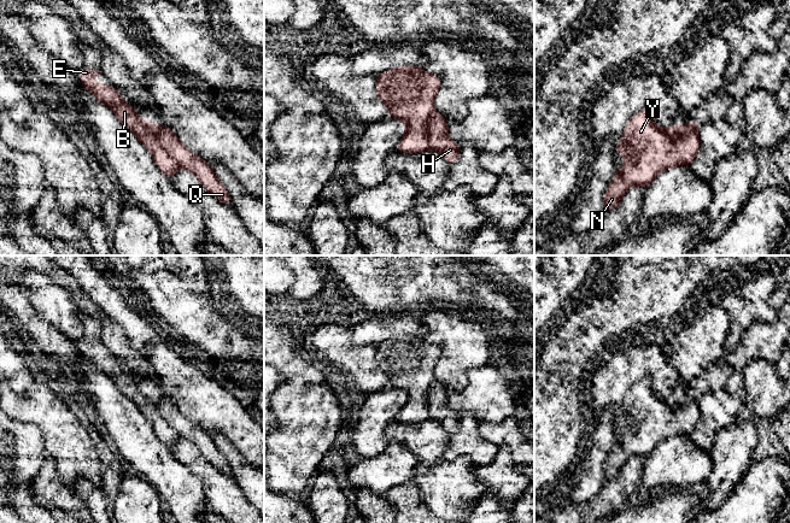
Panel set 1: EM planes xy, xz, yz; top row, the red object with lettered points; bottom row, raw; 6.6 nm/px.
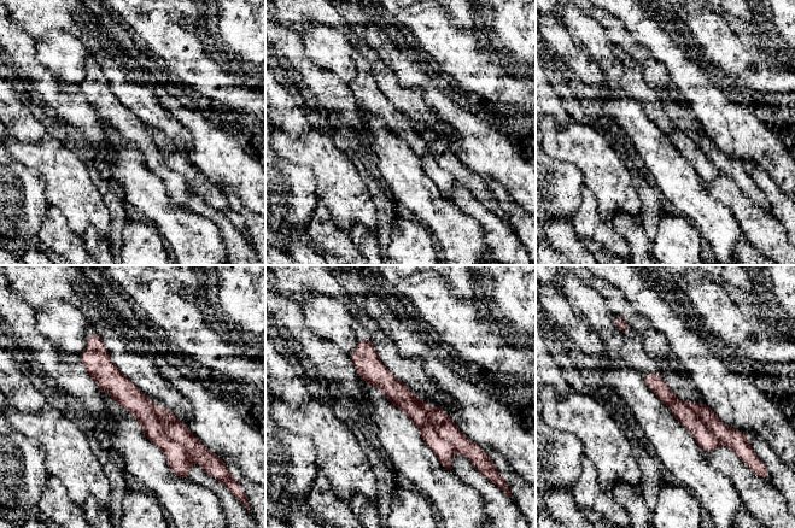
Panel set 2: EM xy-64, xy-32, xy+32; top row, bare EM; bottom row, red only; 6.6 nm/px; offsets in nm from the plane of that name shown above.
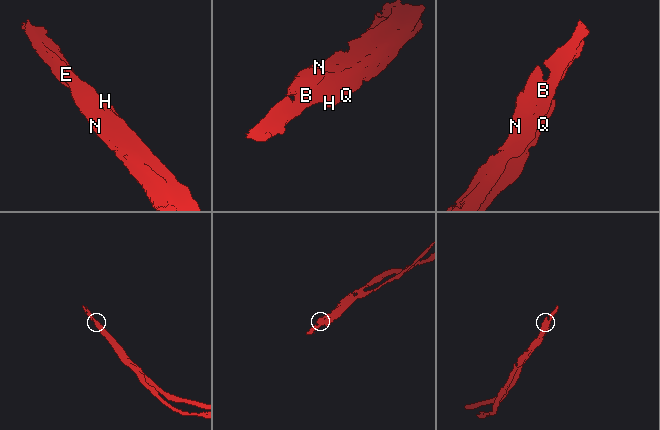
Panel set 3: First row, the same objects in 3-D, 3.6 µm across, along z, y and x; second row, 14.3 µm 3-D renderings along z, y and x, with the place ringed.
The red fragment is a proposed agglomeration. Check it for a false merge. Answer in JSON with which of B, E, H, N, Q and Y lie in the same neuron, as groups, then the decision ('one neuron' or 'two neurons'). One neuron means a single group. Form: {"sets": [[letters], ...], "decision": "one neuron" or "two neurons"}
{"sets": [["B", "E", "N", "Y"], ["H", "Q"]], "decision": "two neurons"}

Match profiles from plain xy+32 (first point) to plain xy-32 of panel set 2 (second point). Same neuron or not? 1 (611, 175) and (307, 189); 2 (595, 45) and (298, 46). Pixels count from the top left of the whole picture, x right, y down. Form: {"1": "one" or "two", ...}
{"1": "two", "2": "two"}

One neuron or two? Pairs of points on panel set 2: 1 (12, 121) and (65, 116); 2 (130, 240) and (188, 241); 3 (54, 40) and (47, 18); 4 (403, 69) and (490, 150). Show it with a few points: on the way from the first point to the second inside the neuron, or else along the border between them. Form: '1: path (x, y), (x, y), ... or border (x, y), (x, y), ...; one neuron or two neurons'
1: path (25, 121), (52, 119); one neuron
2: border (148, 222), (165, 242); two neurons
3: border (79, 37), (62, 30), (48, 30), (36, 39); two neurons
4: path (425, 83), (471, 129); one neuron

